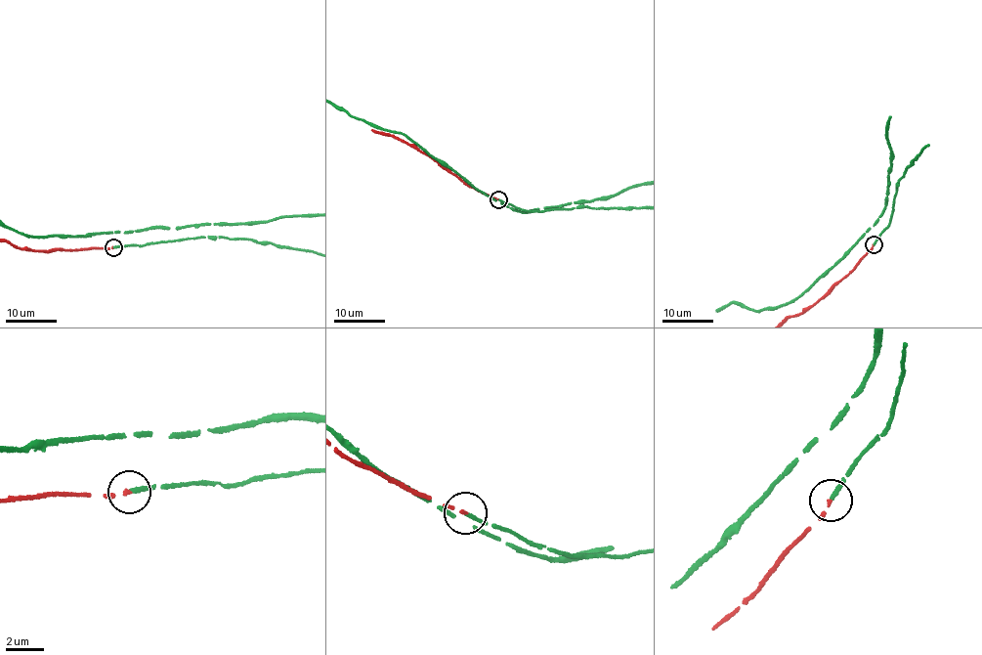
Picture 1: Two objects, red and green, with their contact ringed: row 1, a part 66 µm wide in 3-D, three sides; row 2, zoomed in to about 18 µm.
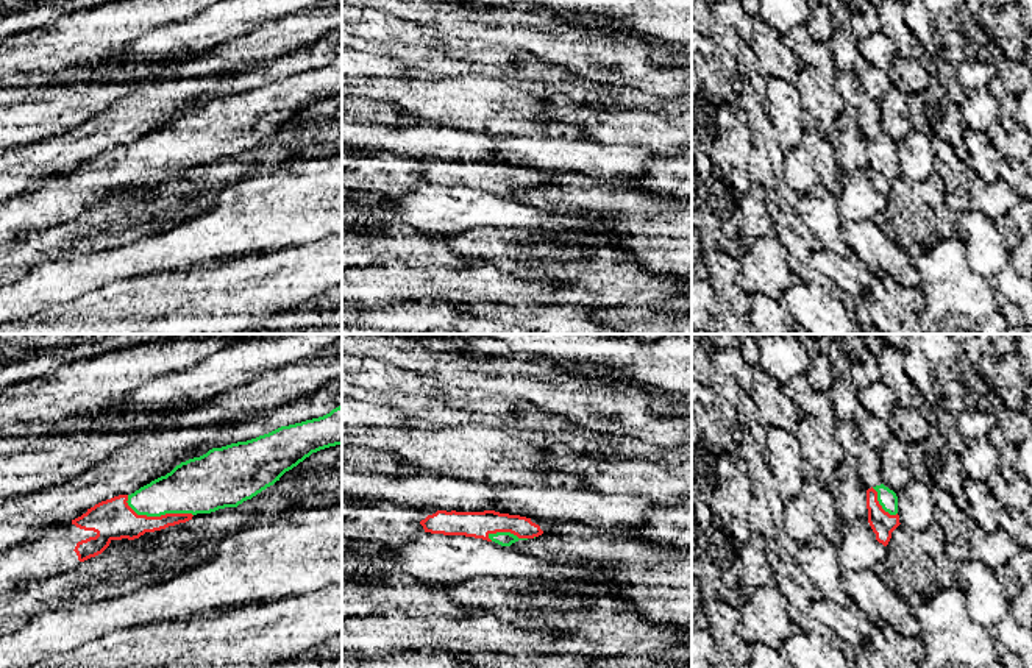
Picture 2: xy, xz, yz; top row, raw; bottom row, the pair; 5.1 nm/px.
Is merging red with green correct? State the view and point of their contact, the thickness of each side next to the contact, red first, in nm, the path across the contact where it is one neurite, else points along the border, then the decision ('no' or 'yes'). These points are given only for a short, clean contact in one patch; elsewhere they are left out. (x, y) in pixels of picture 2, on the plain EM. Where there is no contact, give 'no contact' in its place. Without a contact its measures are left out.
xy (156, 167) | 200/280 nm | across xy (113, 169), (156, 167), (178, 145), (194, 138) | yes

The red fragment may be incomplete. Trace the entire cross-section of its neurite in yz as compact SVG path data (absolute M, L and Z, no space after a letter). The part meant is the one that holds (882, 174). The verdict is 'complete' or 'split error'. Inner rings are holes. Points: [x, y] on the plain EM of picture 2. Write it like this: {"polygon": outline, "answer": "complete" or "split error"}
{"polygon": "M884 134L867 140L868 173L876 190L888 195L891 183L901 175L898 165L898 147Z", "answer": "split error"}

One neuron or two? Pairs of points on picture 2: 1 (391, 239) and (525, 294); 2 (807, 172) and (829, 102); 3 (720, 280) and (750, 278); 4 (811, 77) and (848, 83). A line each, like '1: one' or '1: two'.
1: two
2: two
3: two
4: two

